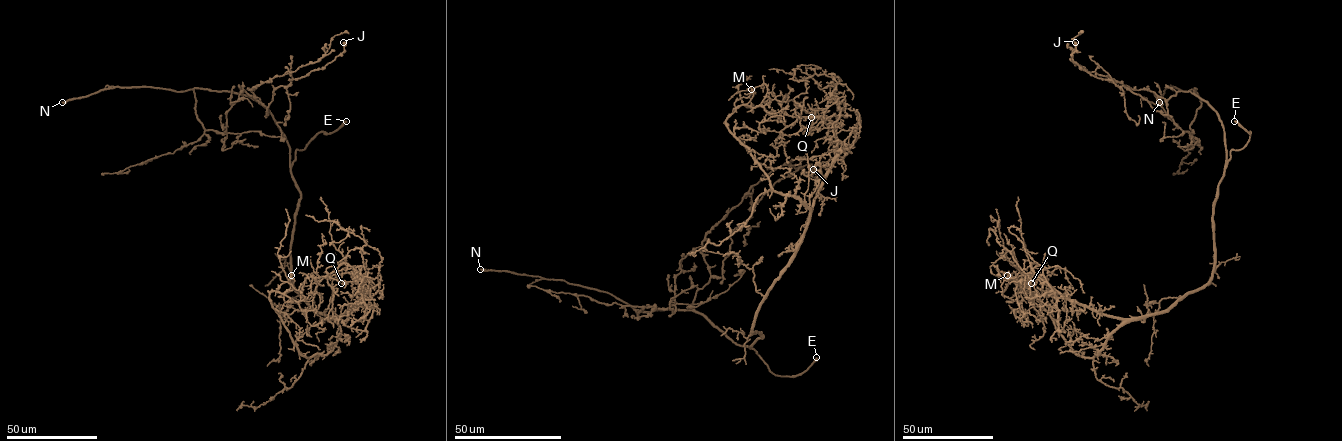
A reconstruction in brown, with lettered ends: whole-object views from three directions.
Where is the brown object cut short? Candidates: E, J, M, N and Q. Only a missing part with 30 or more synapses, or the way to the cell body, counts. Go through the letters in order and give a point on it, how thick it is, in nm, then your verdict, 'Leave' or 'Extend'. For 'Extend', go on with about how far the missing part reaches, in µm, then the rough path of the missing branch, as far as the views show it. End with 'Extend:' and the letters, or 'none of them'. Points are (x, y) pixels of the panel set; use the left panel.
E: Place: (346, 121). Thickness 400 nm. Extend. Missing length about 10 µm. Course of what is missing: (346, 121), (360, 116)
J: Place: (343, 42). Thickness 750 nm. Leave
M: Place: (291, 275). Thickness 140 nm. Leave
N: Place: (62, 102). Thickness 440 nm. Extend. Missing length about 250 µm
Q: Place: (341, 283). Thickness 100 nm. Leave
Extend: E, N

